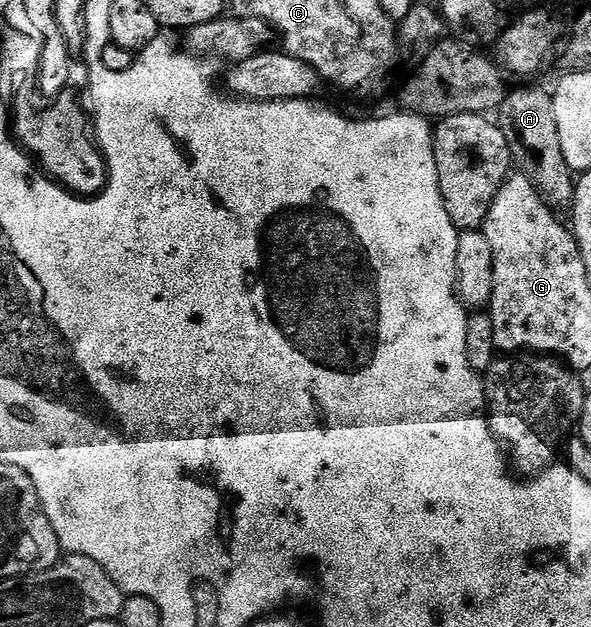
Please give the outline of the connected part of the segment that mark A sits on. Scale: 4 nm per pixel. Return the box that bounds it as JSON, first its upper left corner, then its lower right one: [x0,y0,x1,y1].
[498,87,574,208]

